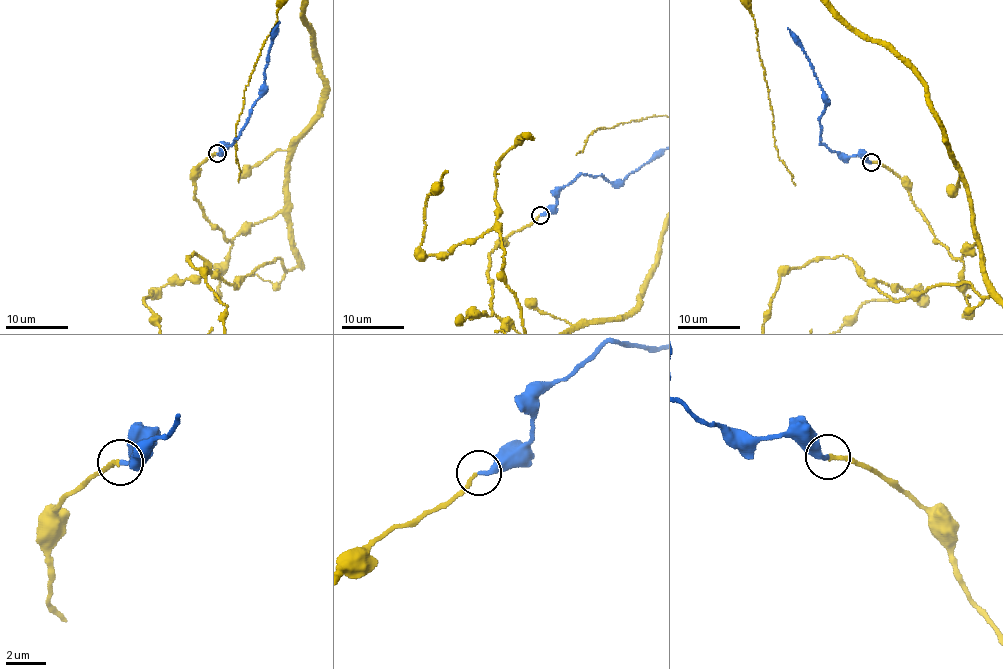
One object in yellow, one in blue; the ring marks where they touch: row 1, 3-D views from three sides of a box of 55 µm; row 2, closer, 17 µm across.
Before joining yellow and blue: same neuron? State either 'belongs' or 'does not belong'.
belongs

